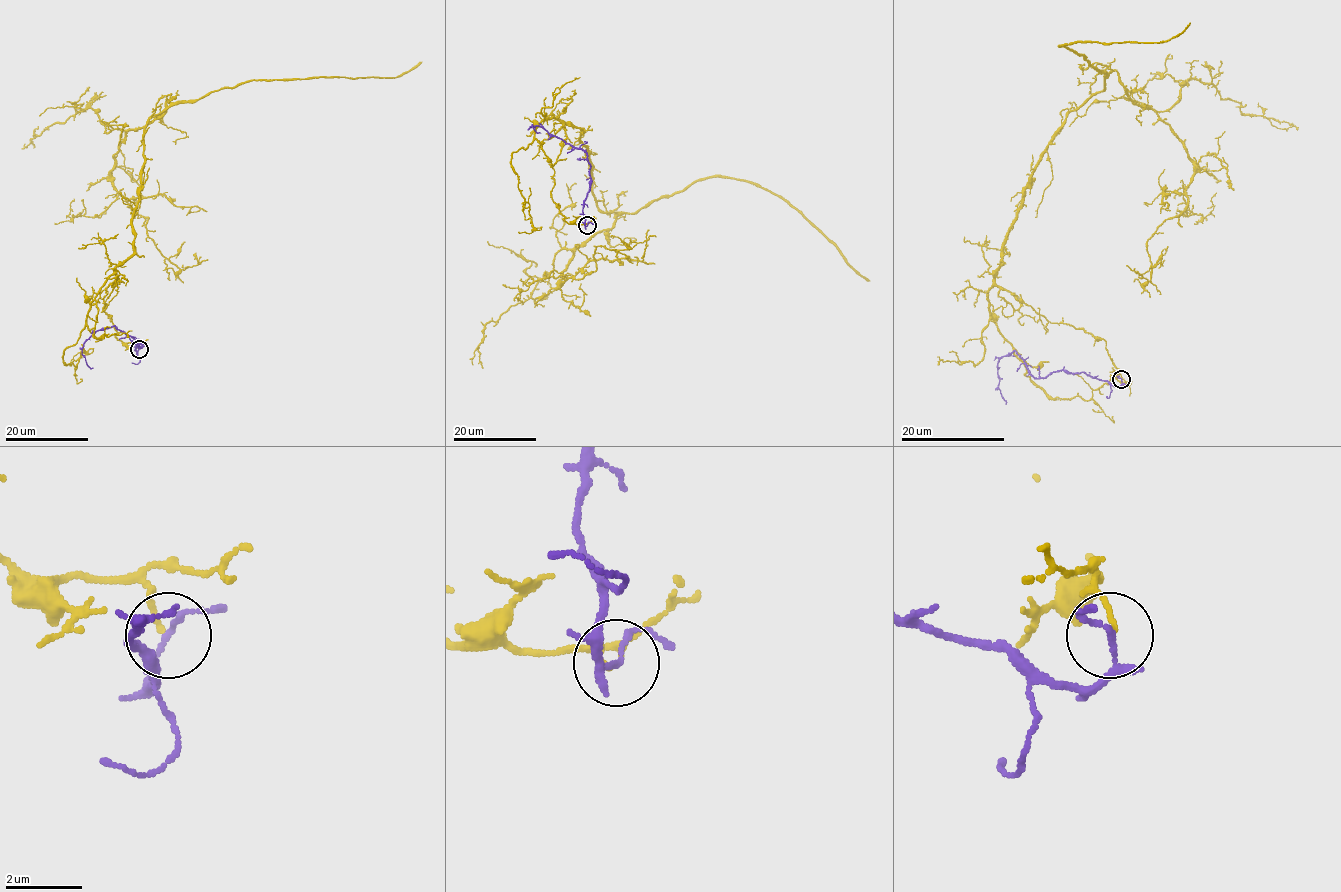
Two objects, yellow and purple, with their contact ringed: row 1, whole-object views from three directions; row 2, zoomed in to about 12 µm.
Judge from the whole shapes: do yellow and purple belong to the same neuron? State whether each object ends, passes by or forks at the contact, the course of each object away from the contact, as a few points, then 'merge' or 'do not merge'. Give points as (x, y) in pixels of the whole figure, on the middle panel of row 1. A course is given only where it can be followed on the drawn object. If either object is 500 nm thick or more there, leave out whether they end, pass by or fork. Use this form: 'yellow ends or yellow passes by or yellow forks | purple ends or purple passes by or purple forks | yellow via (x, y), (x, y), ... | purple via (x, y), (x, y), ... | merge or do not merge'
yellow ends | purple forks | yellow via (586, 226), (552, 200), (564, 124), (618, 214), (558, 282), (601, 246), (645, 240), (644, 260) | purple via (586, 226), (582, 211), (591, 179), (587, 157), (580, 149), (551, 136), (539, 126), (529, 127), (541, 133) | do not merge

